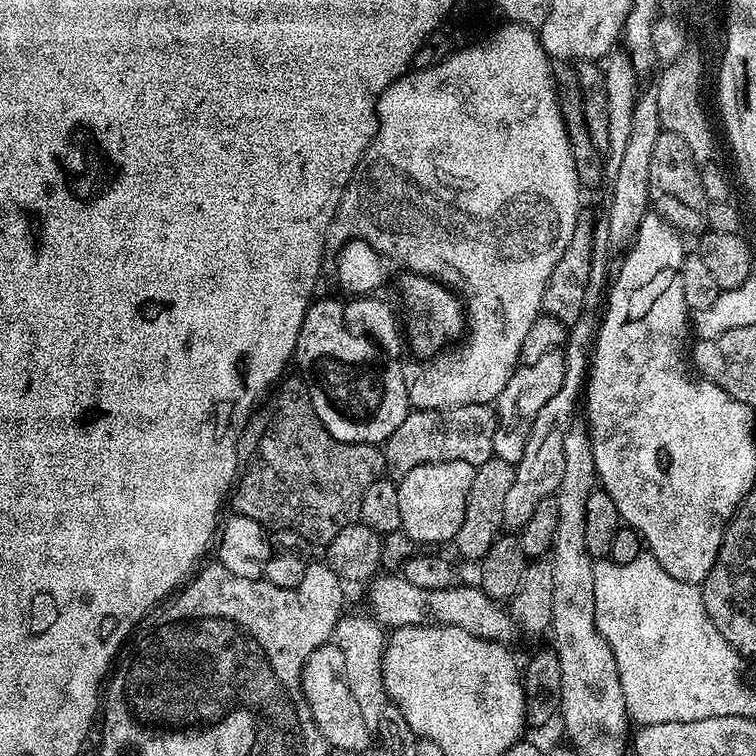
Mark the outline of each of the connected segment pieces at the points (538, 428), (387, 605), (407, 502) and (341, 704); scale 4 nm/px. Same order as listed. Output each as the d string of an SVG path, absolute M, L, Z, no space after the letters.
M597 223L593 227L592 233L594 234L594 246L590 262L590 280L586 286L586 298L584 299L585 309L588 310L580 315L578 322L574 322L568 328L568 339L562 349L566 362L566 375L562 377L562 386L558 389L558 394L554 394L554 398L550 398L550 402L546 402L546 406L542 406L542 410L538 410L532 428L528 432L526 450L522 450L522 458L514 466L516 477L514 483L510 485L510 491L506 494L504 505L504 528L508 530L524 528L526 522L530 522L531 516L534 515L535 508L543 500L553 499L562 482L562 466L566 466L566 458L562 454L562 442L574 420L572 410L576 406L576 398L579 394L581 397L582 394L582 385L585 383L590 368L590 355L594 347L595 330L598 326L598 316L597 313L592 313L592 308L601 307L603 284L610 274L607 264L608 252L610 253L607 223Z
M380 574L367 585L371 615L385 629L423 624L458 626L483 640L511 641L514 625L509 609L503 603L491 600L479 586L467 588L461 582L450 590L422 590L406 582L403 574Z
M438 462L414 466L399 477L396 489L402 513L401 529L417 546L444 544L455 541L458 526L462 526L466 514L466 494L470 494L470 482L474 482L476 465L470 462Z
M323 644L318 646L318 650L314 650L314 654L310 654L310 658L304 662L304 672L300 676L300 690L329 749L350 750L353 754L367 750L370 730L358 710L358 702L354 702L354 694L350 694L350 686L346 686L346 661L342 659L339 644Z

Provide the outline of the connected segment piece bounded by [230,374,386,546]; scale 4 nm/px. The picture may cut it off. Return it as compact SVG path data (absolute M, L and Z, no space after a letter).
M299 375L290 376L279 381L278 387L263 405L268 417L264 424L257 426L248 449L247 444L243 449L242 471L235 481L230 504L236 507L233 509L239 515L254 518L254 522L258 522L265 530L297 532L301 541L309 545L327 546L341 530L346 530L346 526L359 521L366 489L385 475L384 453L375 444L351 444L334 438L330 430L322 426L314 410L307 383Z

